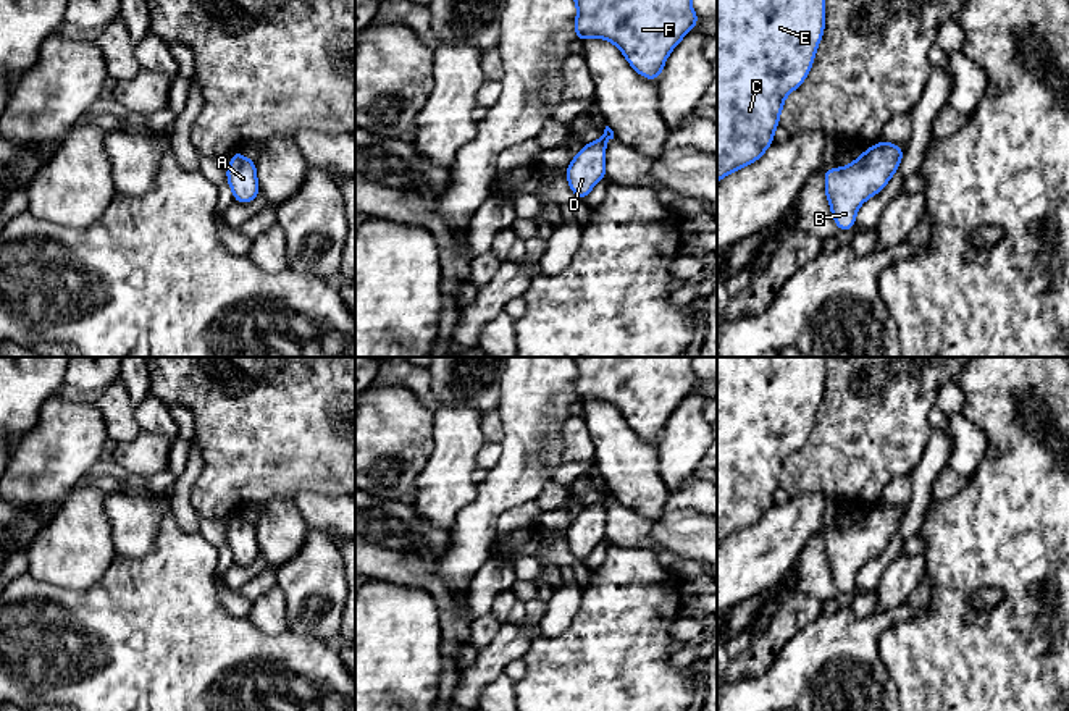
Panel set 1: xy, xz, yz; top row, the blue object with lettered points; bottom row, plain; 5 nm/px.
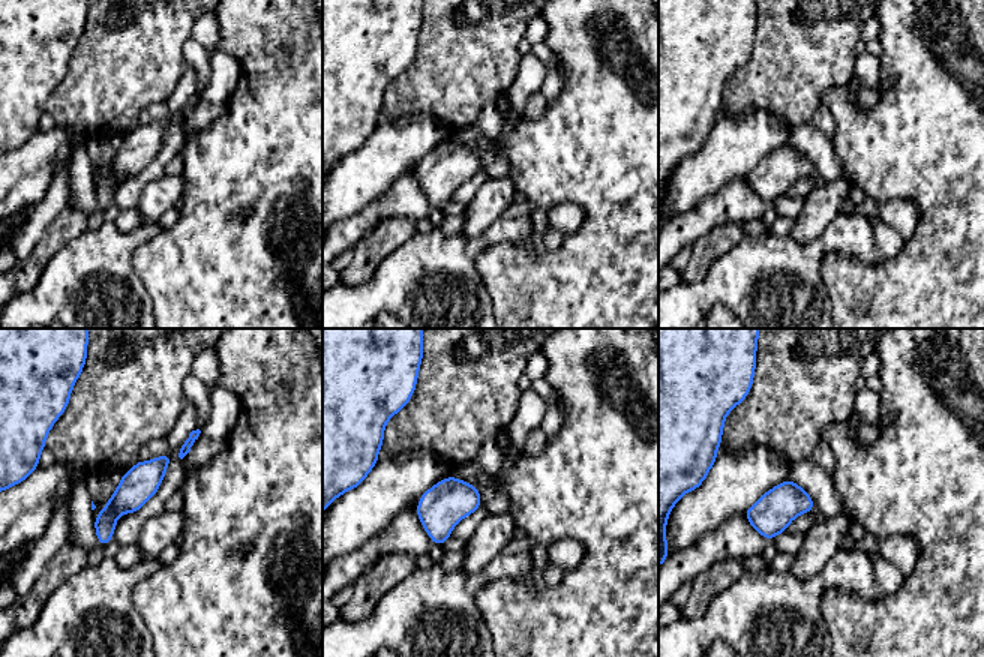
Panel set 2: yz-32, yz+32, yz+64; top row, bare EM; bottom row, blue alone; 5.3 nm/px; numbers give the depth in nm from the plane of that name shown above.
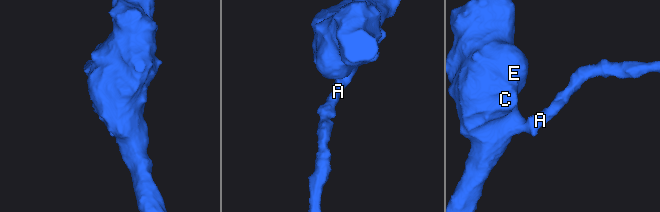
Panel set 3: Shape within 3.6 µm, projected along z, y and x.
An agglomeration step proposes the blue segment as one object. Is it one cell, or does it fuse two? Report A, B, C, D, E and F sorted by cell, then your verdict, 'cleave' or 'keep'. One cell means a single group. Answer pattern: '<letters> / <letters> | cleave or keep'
A B C D E F | keep

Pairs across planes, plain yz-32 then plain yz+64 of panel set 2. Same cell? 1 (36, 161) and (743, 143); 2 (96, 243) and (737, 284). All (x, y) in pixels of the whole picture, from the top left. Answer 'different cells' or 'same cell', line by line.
1: same cell
2: same cell

